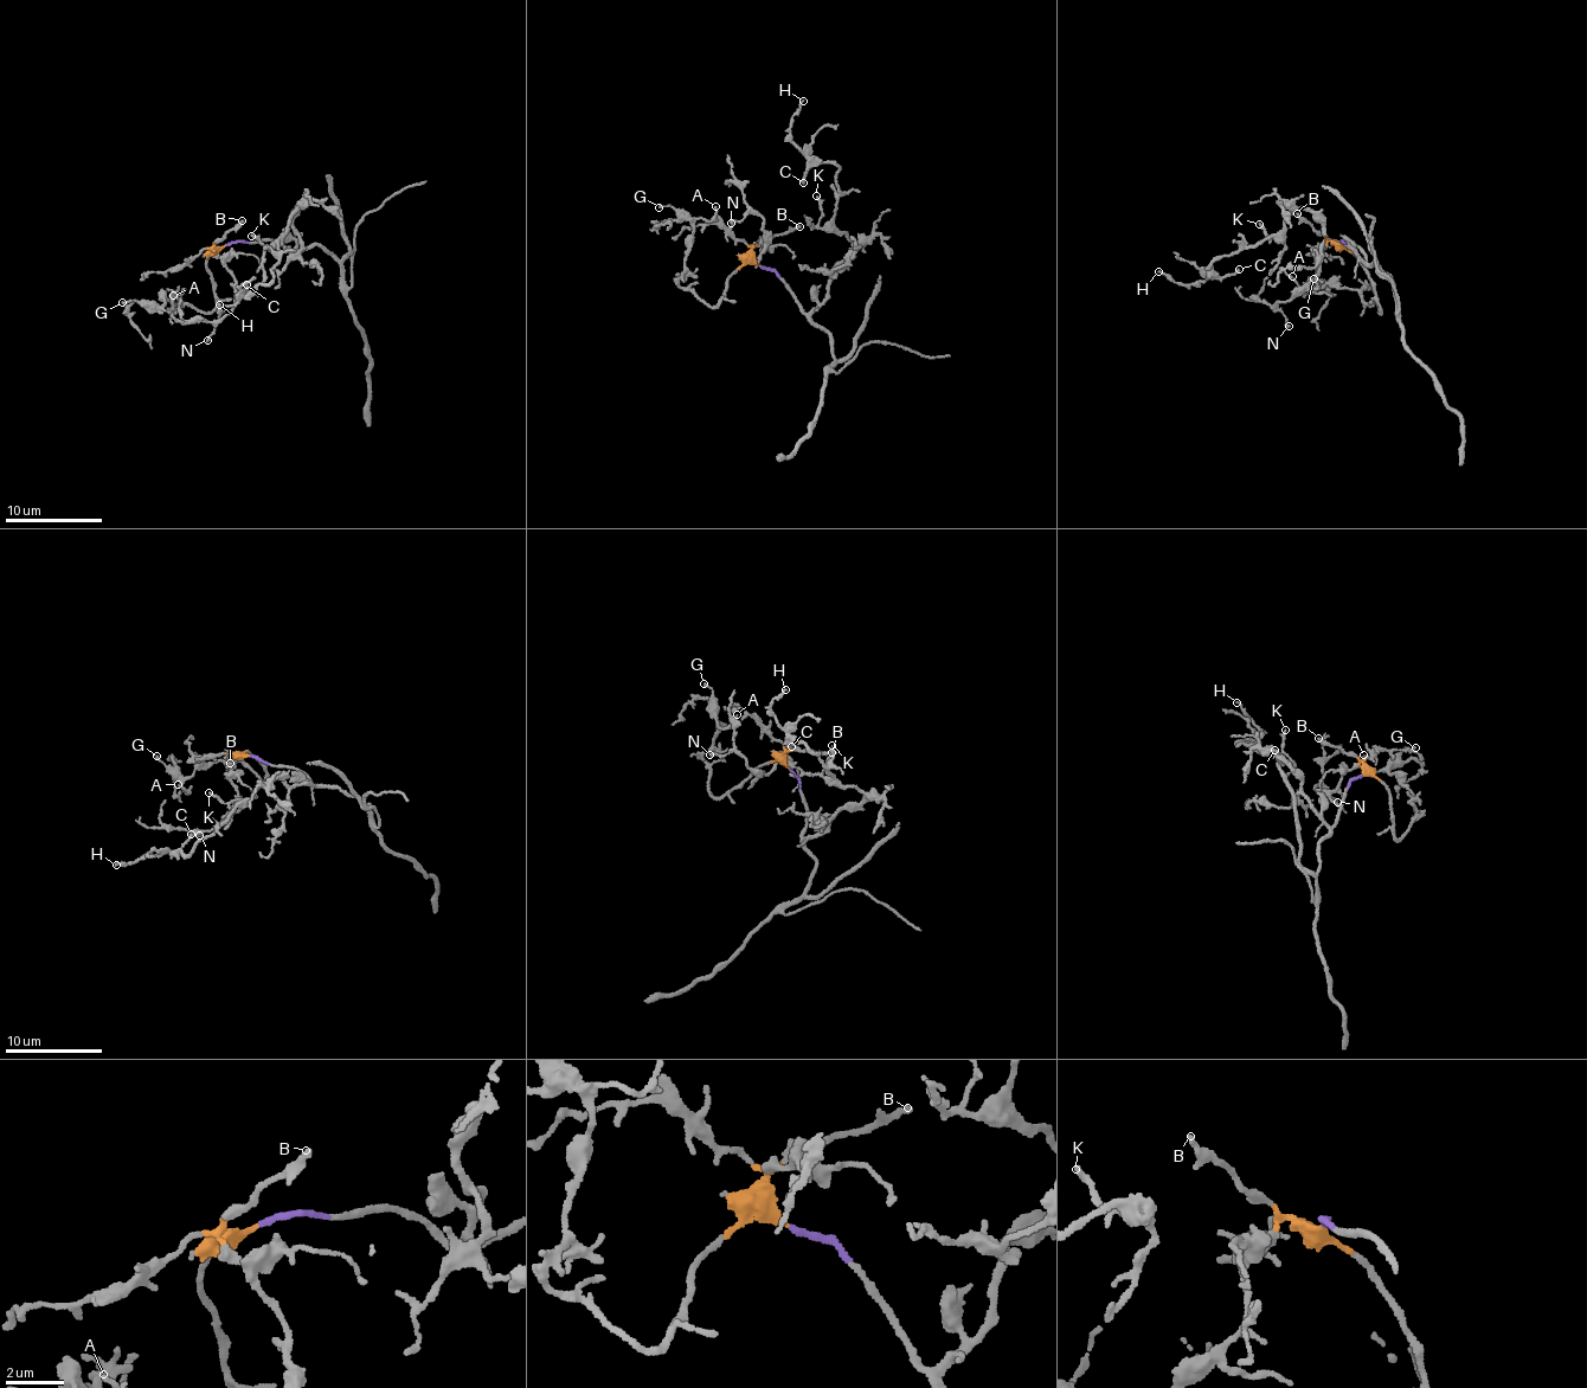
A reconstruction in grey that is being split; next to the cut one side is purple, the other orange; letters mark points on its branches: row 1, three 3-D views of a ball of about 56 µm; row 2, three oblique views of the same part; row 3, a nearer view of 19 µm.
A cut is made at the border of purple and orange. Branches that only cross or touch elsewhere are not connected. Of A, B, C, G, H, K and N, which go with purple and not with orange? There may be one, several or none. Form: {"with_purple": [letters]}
{"with_purple": ["C", "H", "K"]}

